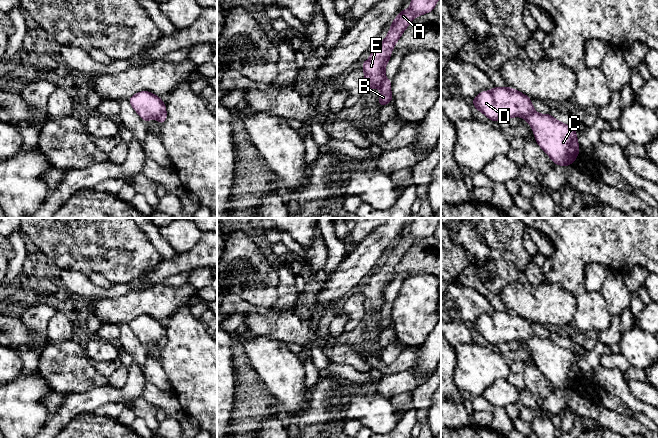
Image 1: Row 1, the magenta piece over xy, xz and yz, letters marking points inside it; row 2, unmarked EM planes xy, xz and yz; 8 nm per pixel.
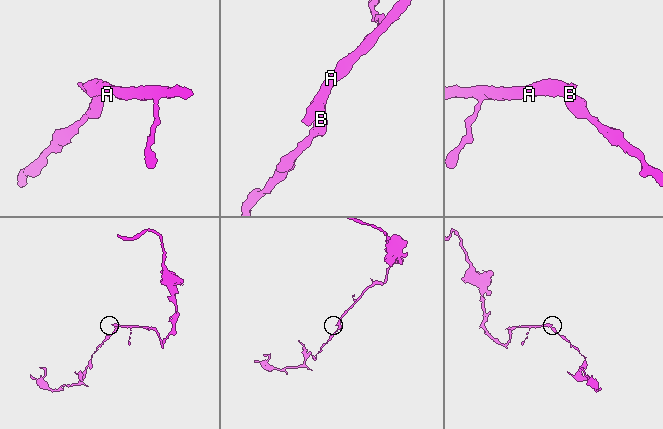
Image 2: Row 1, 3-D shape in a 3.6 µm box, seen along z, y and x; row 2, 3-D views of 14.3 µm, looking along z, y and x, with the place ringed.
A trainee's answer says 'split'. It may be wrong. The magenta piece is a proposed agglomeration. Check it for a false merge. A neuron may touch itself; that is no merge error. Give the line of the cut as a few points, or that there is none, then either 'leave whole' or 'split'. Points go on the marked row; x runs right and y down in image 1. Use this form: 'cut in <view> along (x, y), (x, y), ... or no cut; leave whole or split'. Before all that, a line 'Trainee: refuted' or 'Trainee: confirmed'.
Trainee: confirmed
cut in xy along (165, 112), (157, 119); split

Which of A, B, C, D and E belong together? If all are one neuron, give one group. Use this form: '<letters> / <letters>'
A D E / B C

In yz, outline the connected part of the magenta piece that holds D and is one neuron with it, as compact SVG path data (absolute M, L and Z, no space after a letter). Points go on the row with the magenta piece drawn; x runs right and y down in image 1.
M507 86L482 91L472 103L476 110L481 111L493 122L512 117L526 119L535 112L530 97Z

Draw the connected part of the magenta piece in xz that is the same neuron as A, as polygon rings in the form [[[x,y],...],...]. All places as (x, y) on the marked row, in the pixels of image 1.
[[[411,0],[410,8],[402,10],[391,23],[386,38],[371,52],[368,60],[361,63],[364,70],[364,85],[366,92],[379,88],[387,79],[385,67],[390,55],[403,32],[415,17],[432,12],[438,0]]]

